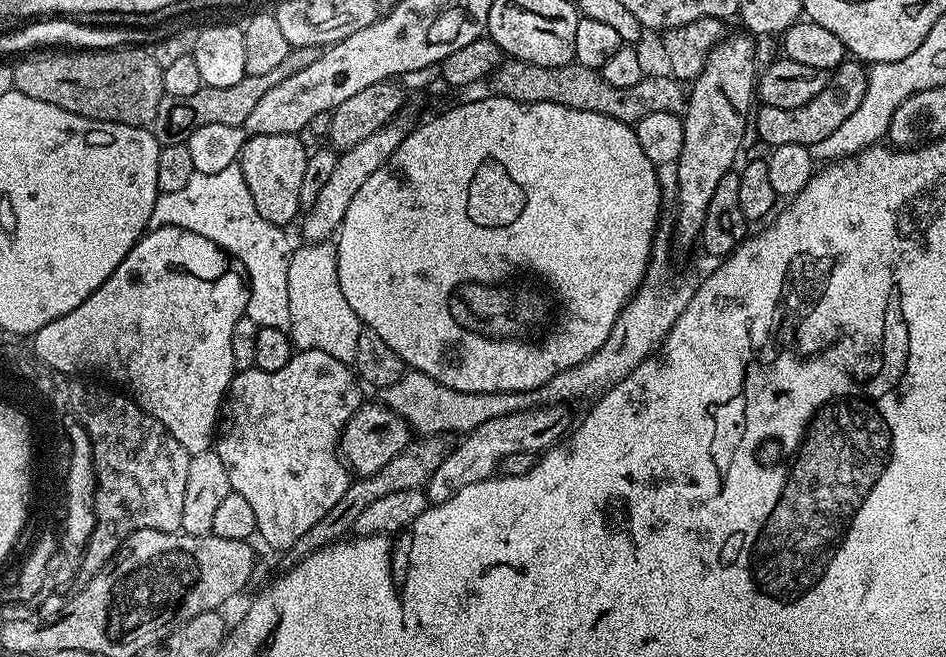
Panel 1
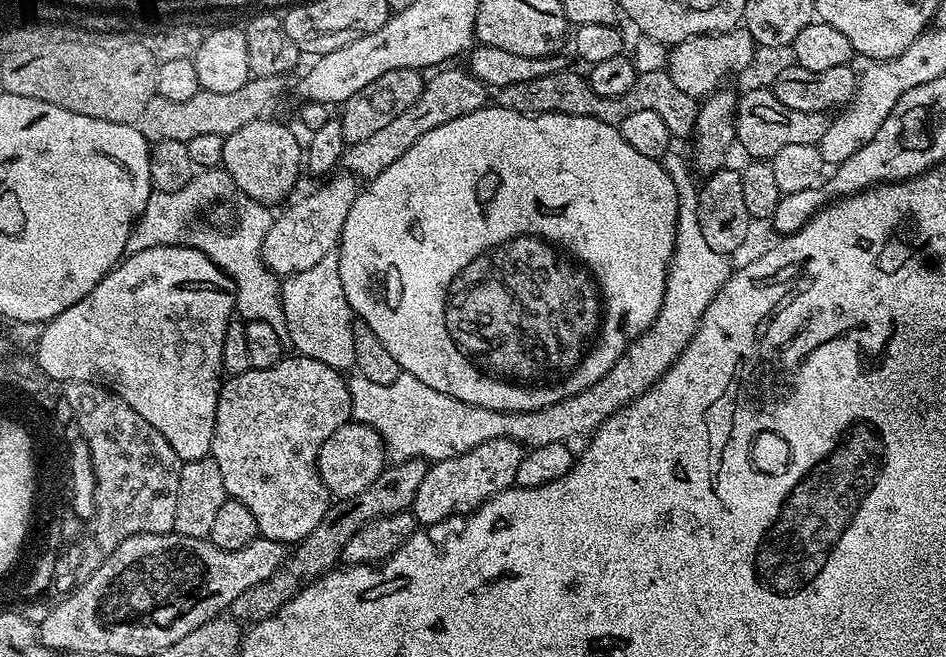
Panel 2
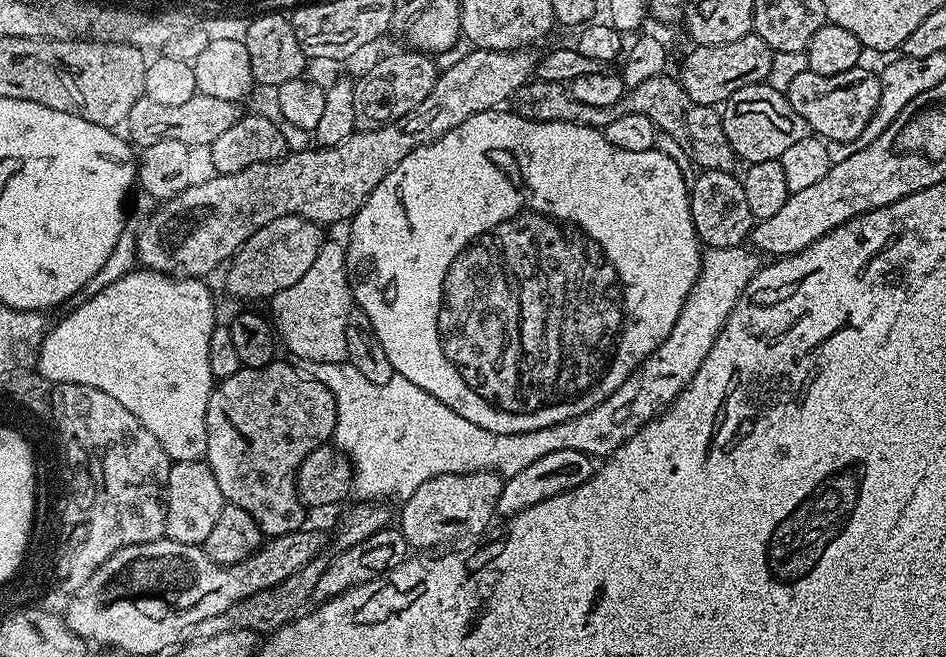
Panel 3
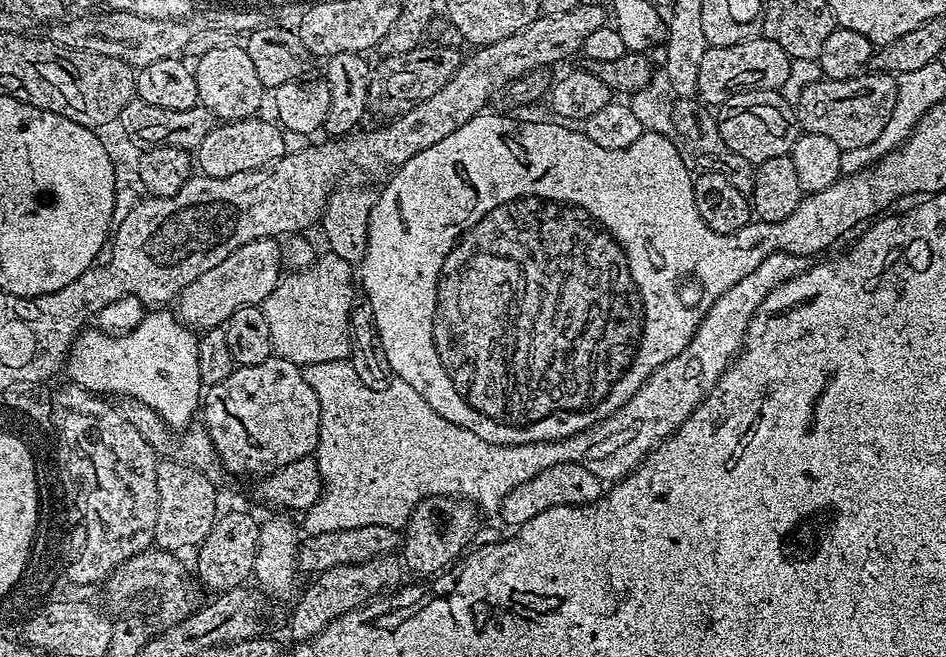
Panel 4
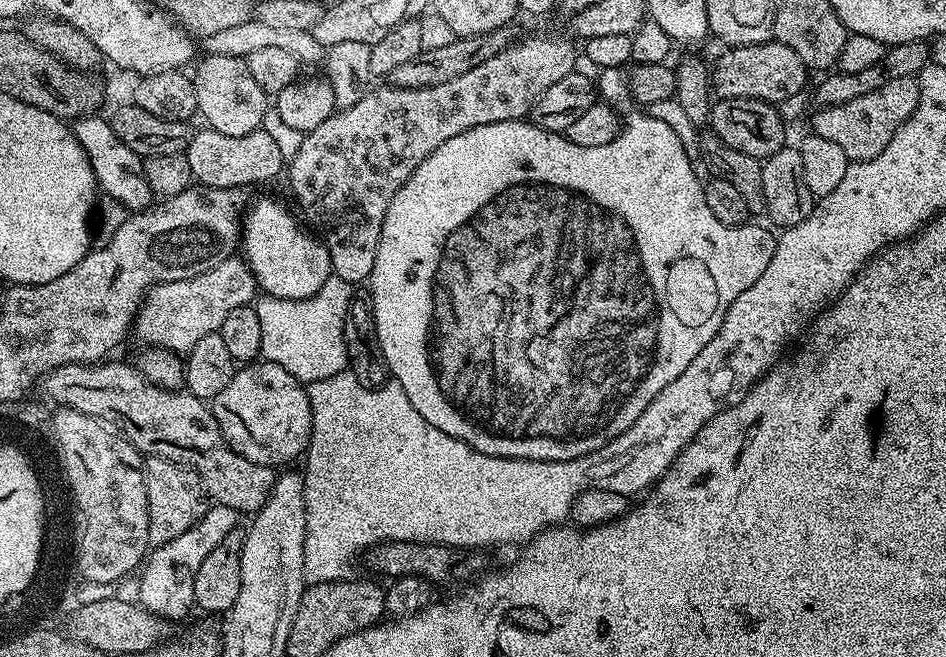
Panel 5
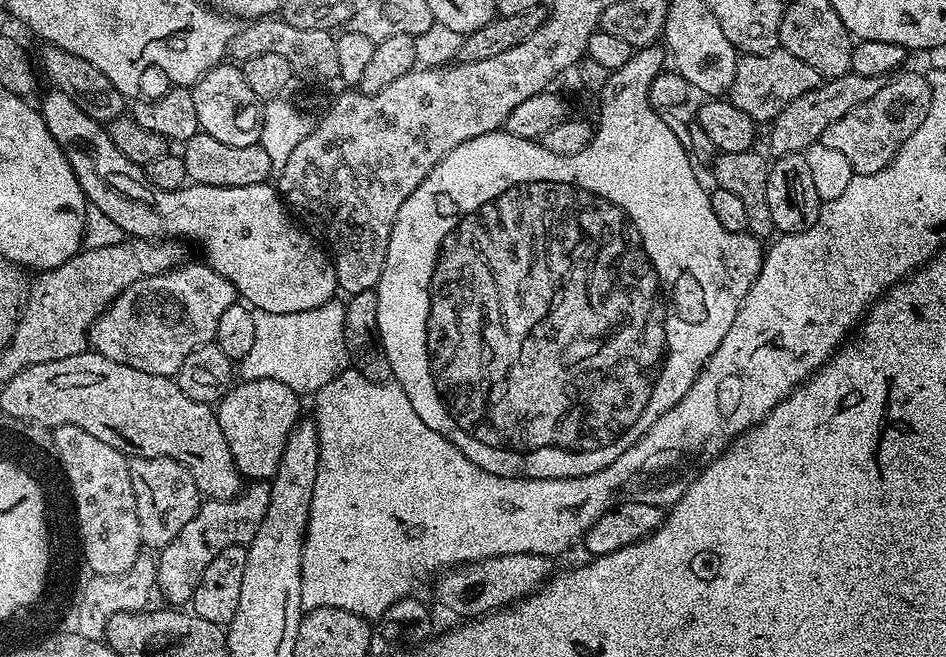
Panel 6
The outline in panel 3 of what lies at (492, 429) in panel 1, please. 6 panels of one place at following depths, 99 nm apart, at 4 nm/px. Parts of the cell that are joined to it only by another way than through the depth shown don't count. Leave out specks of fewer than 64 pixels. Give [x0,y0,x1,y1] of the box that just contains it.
[398,472,503,550]

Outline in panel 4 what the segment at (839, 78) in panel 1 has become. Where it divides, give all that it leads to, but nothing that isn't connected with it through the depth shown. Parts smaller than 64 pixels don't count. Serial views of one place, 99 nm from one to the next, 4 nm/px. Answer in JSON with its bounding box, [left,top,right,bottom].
[715,88,802,166]

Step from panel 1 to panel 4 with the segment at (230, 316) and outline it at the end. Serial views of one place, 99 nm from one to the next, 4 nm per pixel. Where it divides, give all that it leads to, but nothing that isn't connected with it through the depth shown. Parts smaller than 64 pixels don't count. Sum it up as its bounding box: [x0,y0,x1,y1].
[66,310,202,430]

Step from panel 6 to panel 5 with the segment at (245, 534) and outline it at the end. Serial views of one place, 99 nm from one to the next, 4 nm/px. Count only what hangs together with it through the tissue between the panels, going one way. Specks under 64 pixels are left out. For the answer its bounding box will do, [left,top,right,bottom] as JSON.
[139,507,234,616]

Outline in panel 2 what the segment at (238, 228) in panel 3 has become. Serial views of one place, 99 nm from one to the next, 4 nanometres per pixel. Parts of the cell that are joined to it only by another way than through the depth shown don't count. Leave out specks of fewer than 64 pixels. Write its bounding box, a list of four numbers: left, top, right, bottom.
[343,66,490,178]

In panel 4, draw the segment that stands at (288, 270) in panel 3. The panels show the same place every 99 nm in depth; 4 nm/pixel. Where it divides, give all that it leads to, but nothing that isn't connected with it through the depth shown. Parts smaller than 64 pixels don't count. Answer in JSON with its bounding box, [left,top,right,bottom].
[178,238,282,330]

